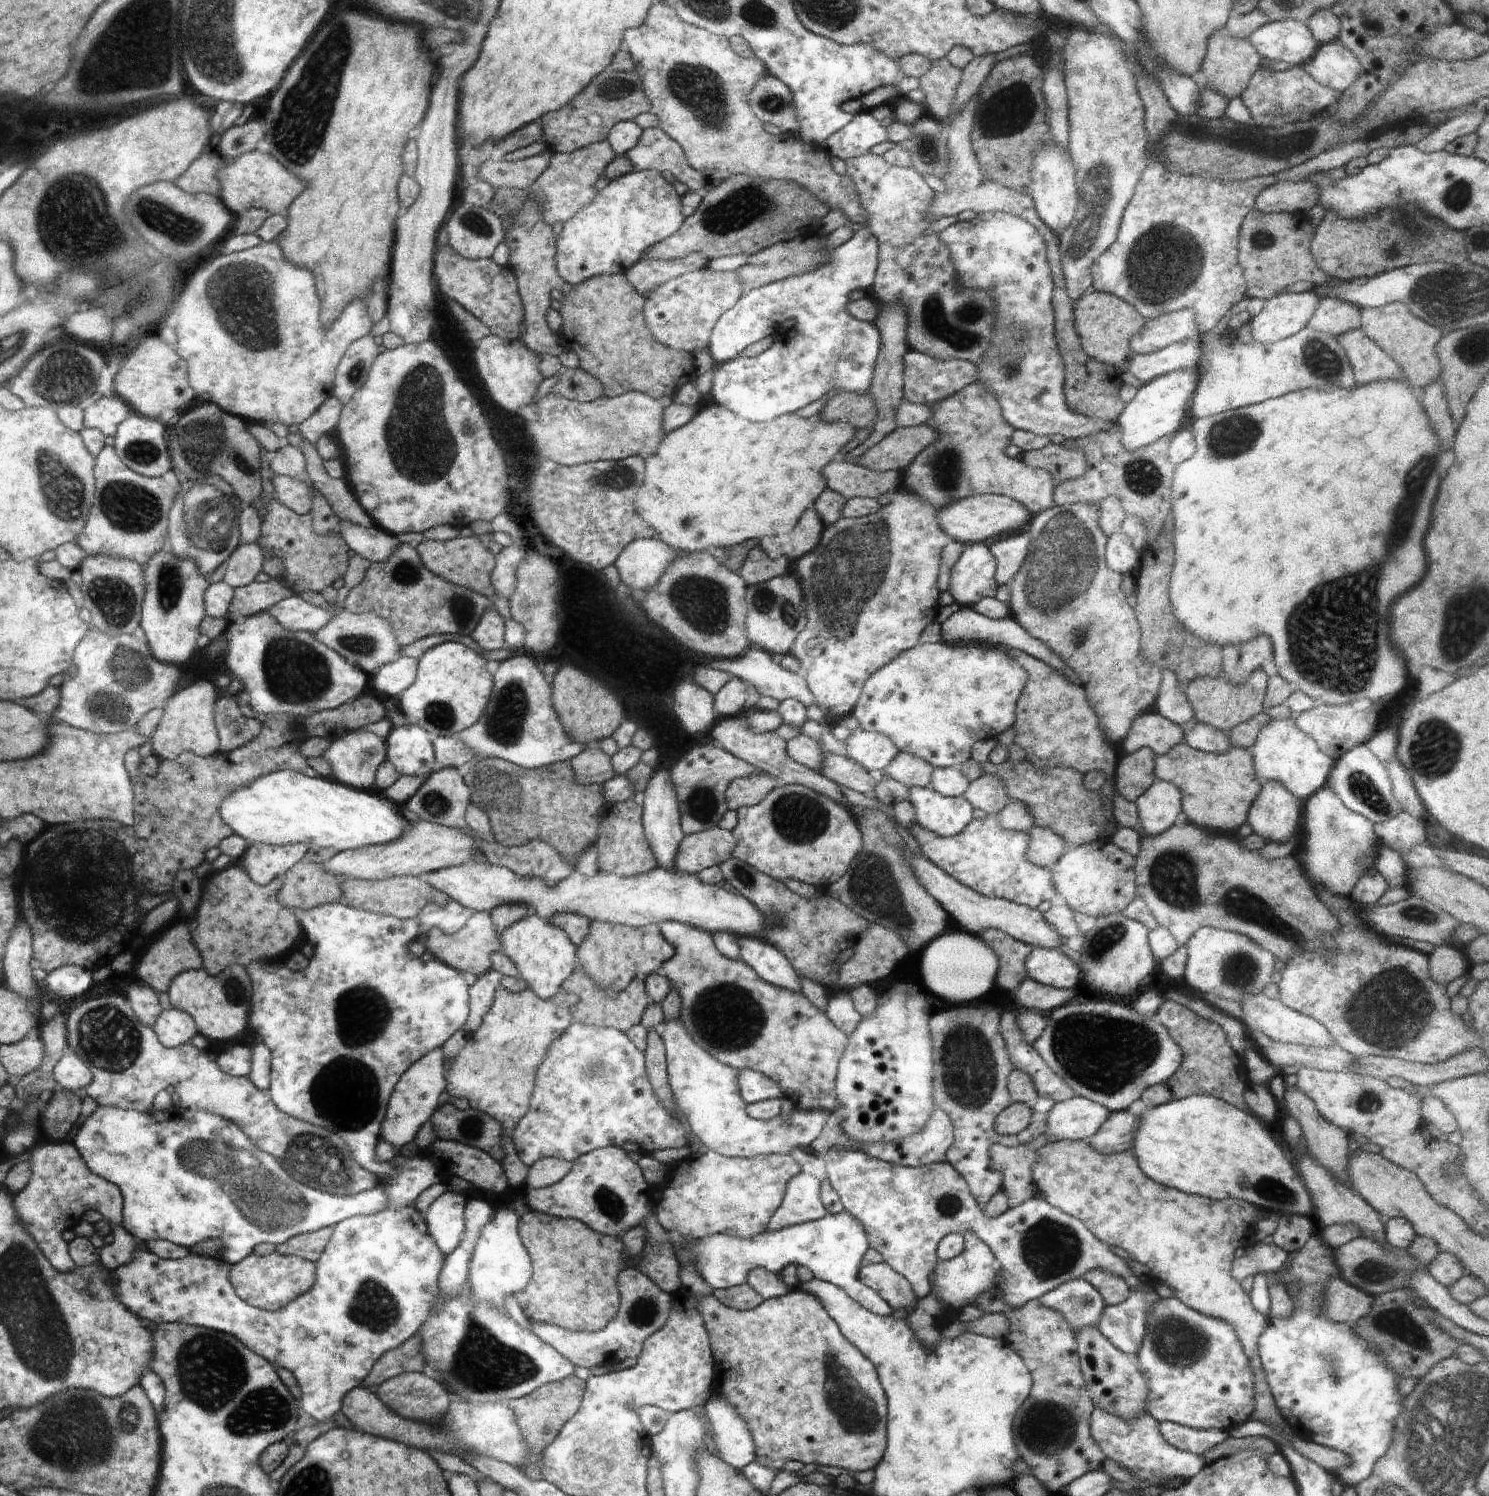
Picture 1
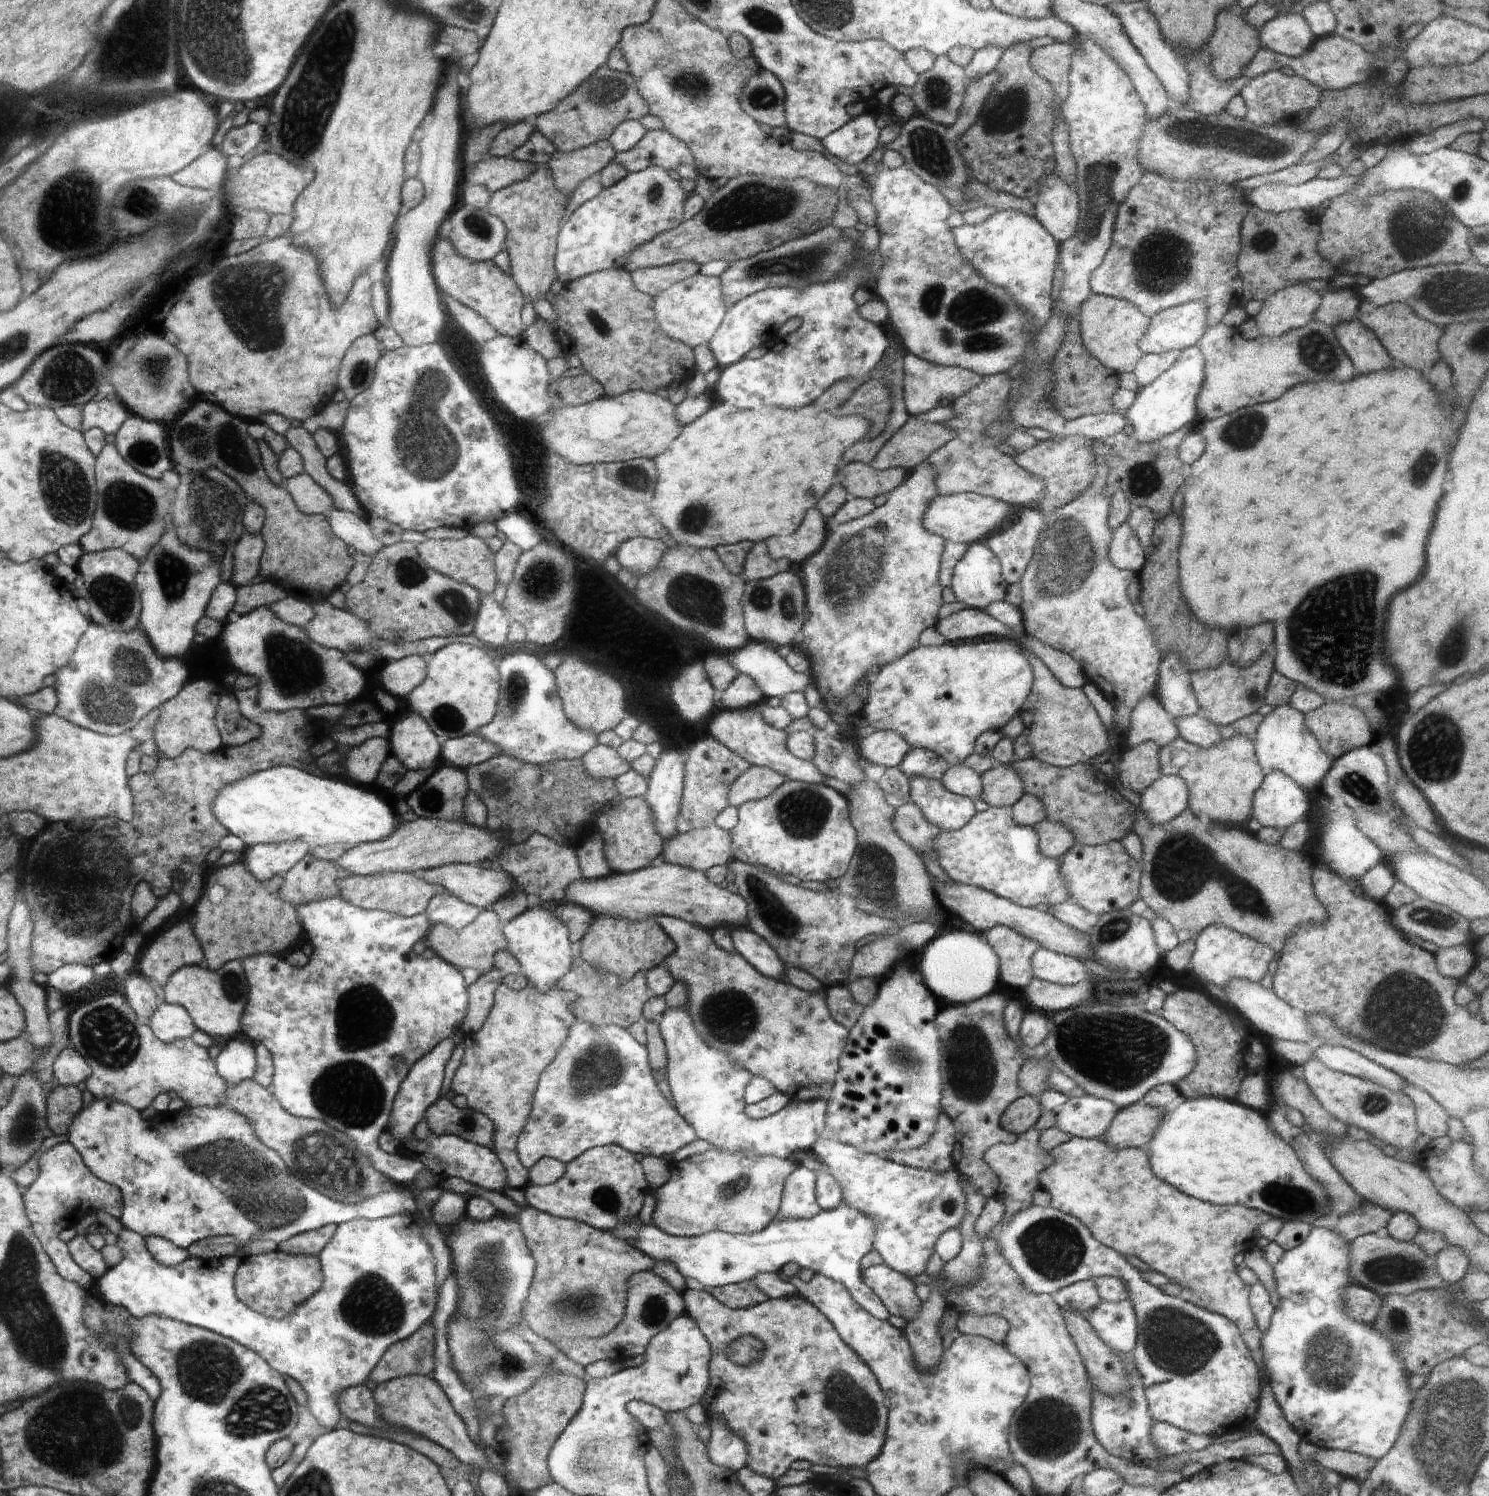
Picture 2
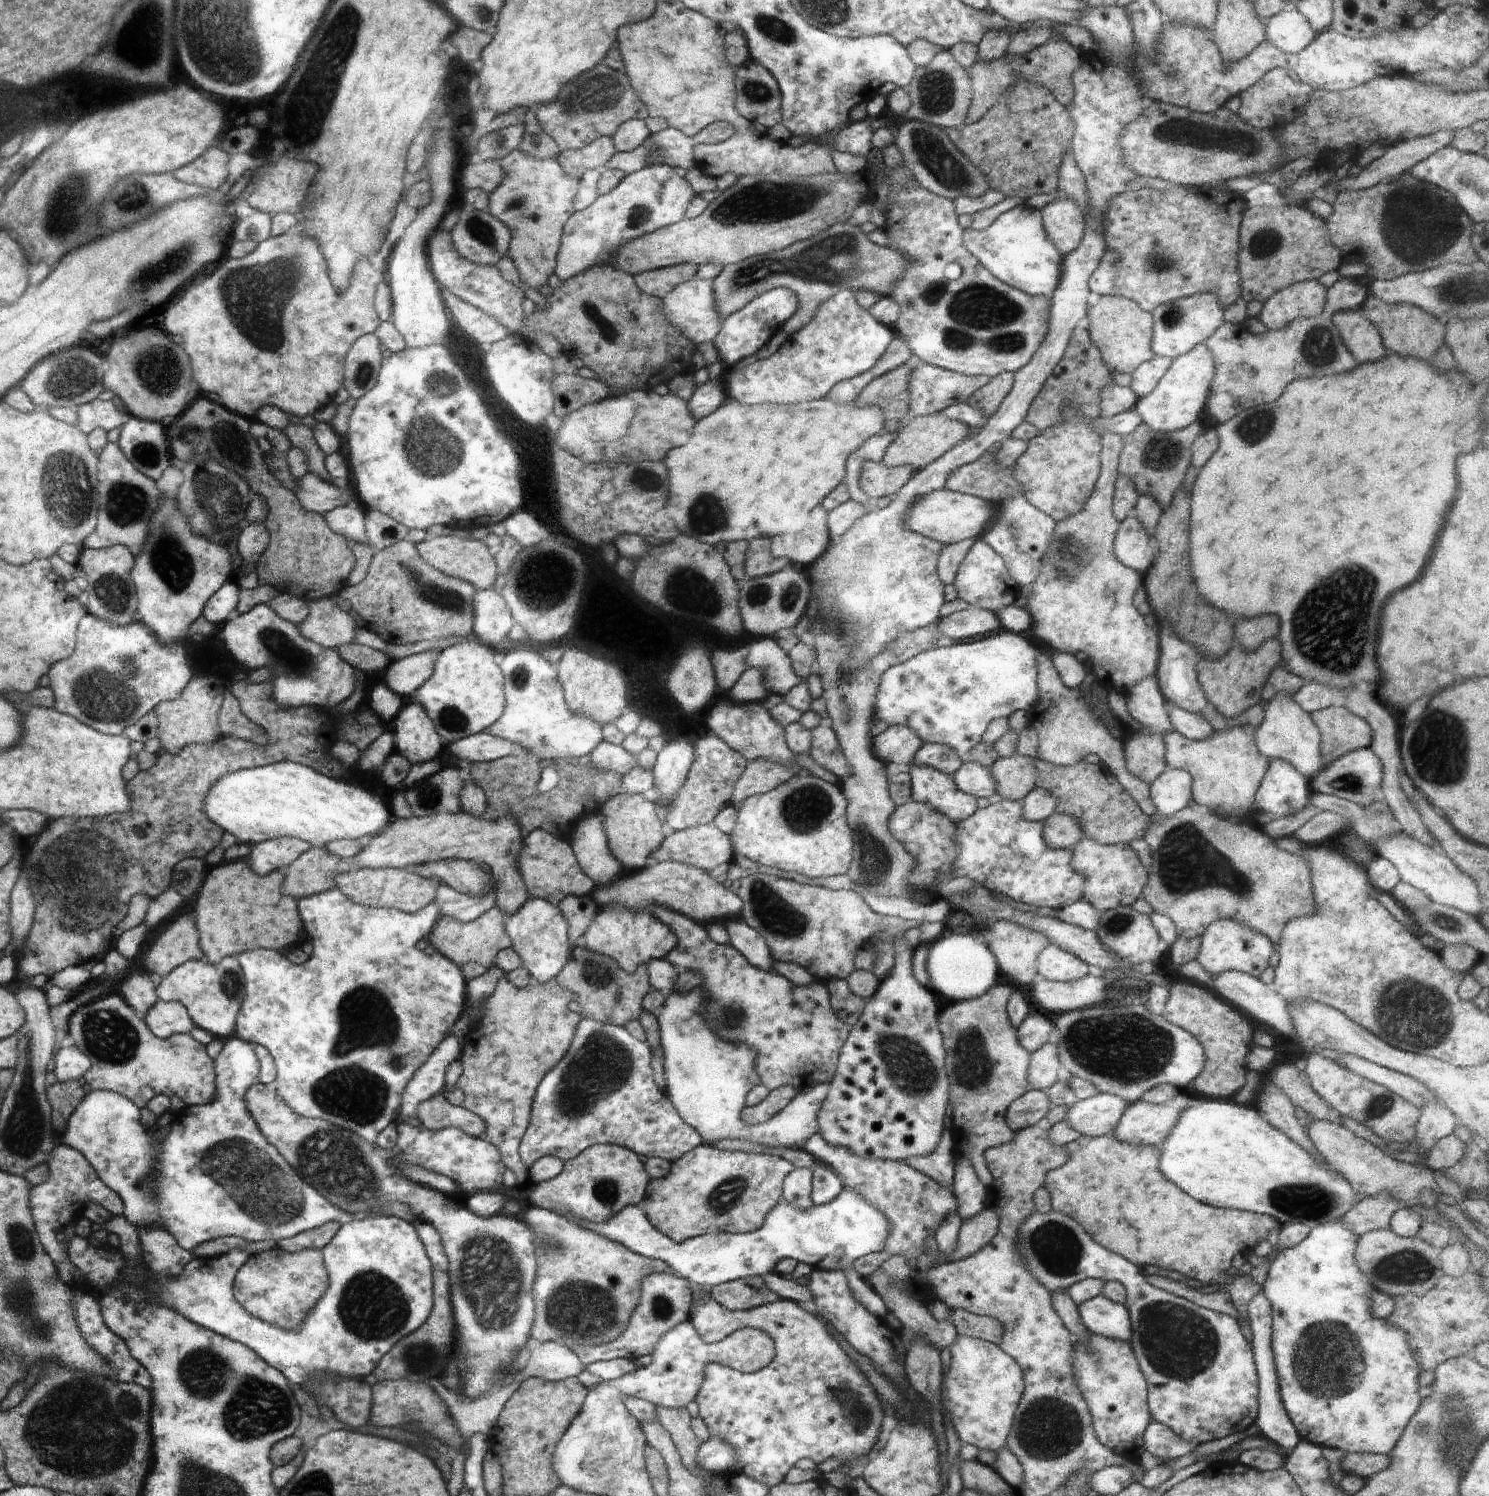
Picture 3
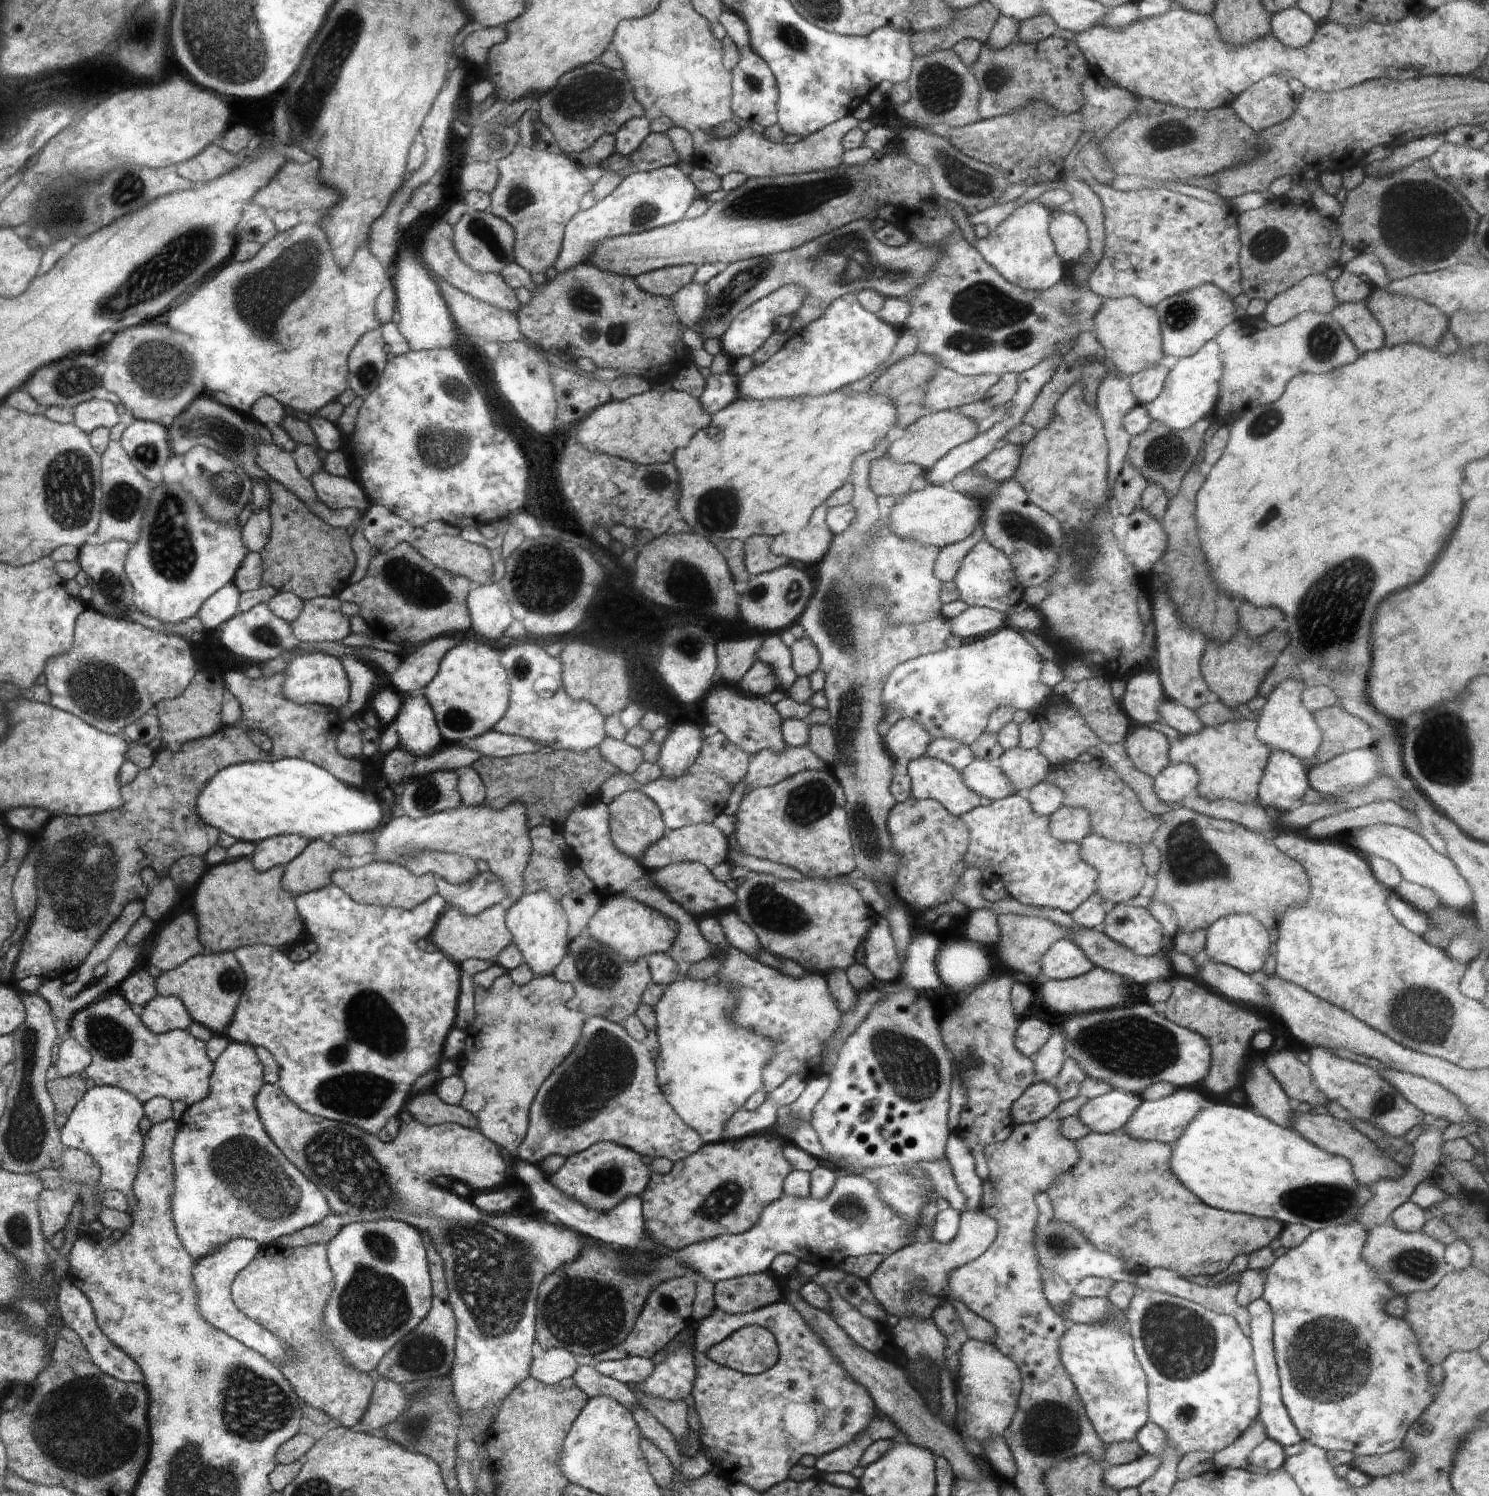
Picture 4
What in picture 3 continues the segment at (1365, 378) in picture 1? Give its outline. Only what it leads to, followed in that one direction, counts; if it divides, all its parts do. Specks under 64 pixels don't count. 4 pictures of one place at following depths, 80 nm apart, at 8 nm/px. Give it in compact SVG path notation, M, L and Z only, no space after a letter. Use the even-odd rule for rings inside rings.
M1360 308L1336 311L1332 314L1332 322L1358 362L1374 362L1386 354L1377 326L1362 314Z

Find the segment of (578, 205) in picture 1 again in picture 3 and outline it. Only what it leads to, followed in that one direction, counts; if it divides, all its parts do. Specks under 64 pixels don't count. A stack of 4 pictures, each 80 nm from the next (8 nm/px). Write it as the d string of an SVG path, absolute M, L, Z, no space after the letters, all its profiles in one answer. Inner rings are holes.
M609 136L598 137L584 149L566 149L561 151L556 160L565 168L566 172L574 178L581 176L591 168L602 168L613 157L614 142Z

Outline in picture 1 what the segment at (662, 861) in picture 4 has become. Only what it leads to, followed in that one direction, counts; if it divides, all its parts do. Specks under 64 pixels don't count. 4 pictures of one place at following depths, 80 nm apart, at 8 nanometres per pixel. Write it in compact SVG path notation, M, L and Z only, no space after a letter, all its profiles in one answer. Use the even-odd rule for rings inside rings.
M715 827L685 835L678 845L674 868L690 874L719 865L731 857L737 840L732 831Z

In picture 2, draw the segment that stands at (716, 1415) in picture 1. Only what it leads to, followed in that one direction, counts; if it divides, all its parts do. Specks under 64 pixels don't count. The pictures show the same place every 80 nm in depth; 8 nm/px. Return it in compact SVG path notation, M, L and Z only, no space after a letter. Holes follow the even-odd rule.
M710 1416L708 1424L711 1430L710 1440L705 1444L708 1458L710 1458L712 1463L736 1473L745 1466L747 1459L746 1443L738 1438L737 1434L734 1434L729 1428L724 1428L725 1423L722 1423L718 1419Z

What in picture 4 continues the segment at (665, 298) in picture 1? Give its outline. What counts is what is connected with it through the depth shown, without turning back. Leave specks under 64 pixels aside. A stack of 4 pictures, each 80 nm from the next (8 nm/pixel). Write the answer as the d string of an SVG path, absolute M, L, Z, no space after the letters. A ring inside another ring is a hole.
M692 281L689 285L683 286L674 296L674 304L678 306L678 316L684 327L696 330L695 324L704 314L708 298L705 284Z

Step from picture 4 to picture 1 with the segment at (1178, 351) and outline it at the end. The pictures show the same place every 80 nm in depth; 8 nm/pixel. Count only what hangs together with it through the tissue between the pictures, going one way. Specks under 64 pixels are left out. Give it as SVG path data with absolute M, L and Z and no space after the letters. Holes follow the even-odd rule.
M1180 309L1147 320L1142 329L1129 342L1133 354L1143 355L1159 351L1161 348L1201 334L1197 327L1195 312Z

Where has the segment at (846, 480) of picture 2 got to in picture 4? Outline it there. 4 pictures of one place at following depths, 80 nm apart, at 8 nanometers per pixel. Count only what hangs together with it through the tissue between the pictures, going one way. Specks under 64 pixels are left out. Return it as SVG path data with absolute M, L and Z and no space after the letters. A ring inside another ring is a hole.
M886 456L874 459L869 470L871 491L880 495L893 496L897 499L910 492L913 485L919 485L925 470L914 463L899 463Z

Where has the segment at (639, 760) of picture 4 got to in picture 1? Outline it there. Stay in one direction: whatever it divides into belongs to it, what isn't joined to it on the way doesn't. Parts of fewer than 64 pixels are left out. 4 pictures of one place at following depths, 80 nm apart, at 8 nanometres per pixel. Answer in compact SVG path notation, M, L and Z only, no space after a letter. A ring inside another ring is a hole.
M598 745L578 754L569 762L575 772L575 779L582 784L605 783L617 775L613 769L611 756Z

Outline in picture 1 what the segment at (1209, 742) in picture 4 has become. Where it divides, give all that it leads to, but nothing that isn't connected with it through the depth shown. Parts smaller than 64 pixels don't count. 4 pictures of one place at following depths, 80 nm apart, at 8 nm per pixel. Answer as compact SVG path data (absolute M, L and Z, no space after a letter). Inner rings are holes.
M1182 741L1166 754L1155 756L1154 772L1157 780L1173 782L1182 791L1182 815L1186 820L1210 832L1228 832L1230 836L1247 821L1250 805L1262 785L1258 781L1252 755L1237 746L1212 754L1203 753Z

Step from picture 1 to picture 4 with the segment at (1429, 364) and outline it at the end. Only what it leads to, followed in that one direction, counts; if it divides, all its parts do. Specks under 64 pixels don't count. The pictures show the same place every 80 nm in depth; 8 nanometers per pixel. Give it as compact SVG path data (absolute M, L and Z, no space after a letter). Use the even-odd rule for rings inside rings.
M1377 288L1369 294L1366 306L1380 323L1383 331L1386 332L1388 346L1398 346L1402 342L1414 342L1414 344L1422 344L1426 348L1434 348L1436 344L1440 344L1440 340L1448 328L1448 318L1442 312L1438 312L1428 302L1412 297L1391 295Z

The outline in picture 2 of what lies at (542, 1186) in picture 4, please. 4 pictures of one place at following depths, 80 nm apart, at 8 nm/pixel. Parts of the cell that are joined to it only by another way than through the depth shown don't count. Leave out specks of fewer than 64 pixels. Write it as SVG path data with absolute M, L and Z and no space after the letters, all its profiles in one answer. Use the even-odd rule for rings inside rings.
M844 1202L838 1208L821 1210L809 1219L793 1218L769 1222L760 1232L747 1235L710 1231L710 1234L696 1238L674 1238L650 1220L638 1216L632 1221L622 1221L610 1233L642 1250L642 1254L650 1255L650 1258L672 1263L686 1280L698 1281L704 1289L752 1281L758 1273L778 1273L785 1264L793 1262L800 1269L808 1269L814 1274L823 1274L841 1282L850 1296L878 1320L888 1321L891 1315L875 1292L868 1285L860 1283L859 1262L873 1249L873 1218L871 1221L870 1217Z

